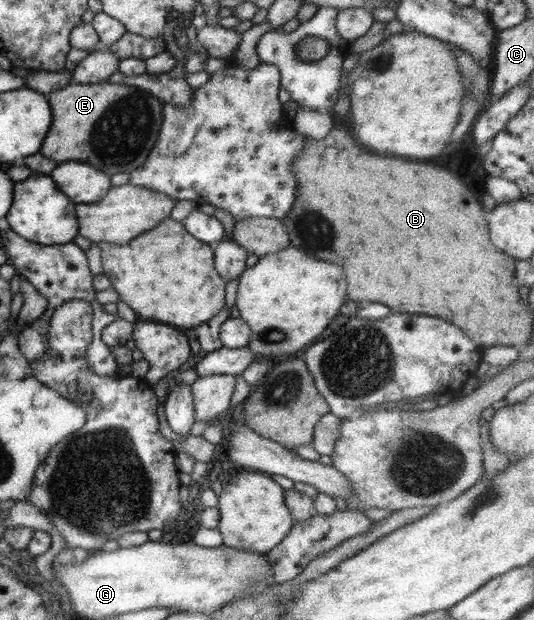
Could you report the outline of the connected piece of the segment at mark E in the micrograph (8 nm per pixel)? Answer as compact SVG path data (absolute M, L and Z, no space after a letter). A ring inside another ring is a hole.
M124 84L71 85L47 95L53 120L40 153L54 162L86 162L110 177L142 166L157 144L163 102L147 91Z

